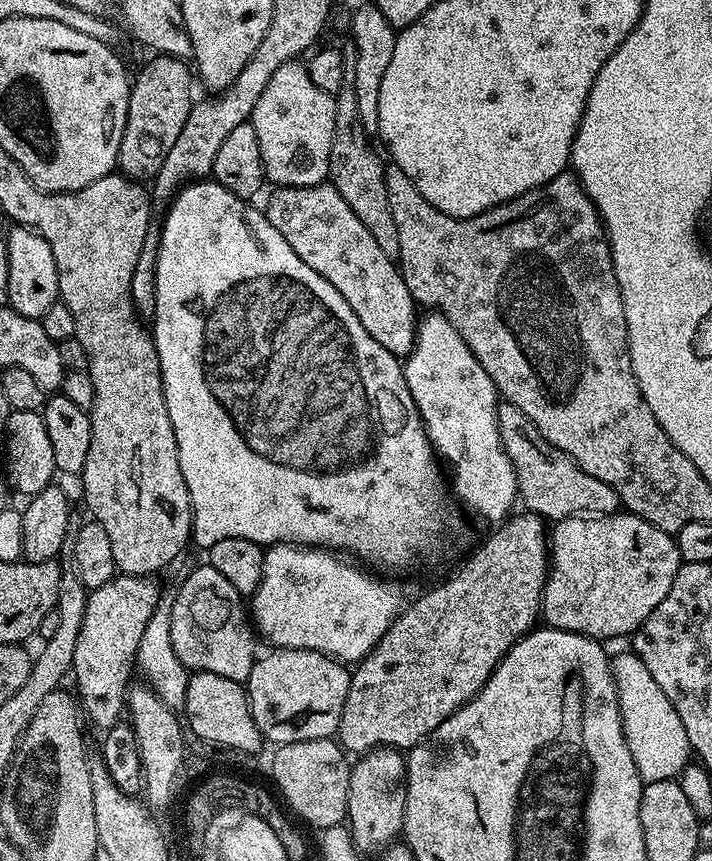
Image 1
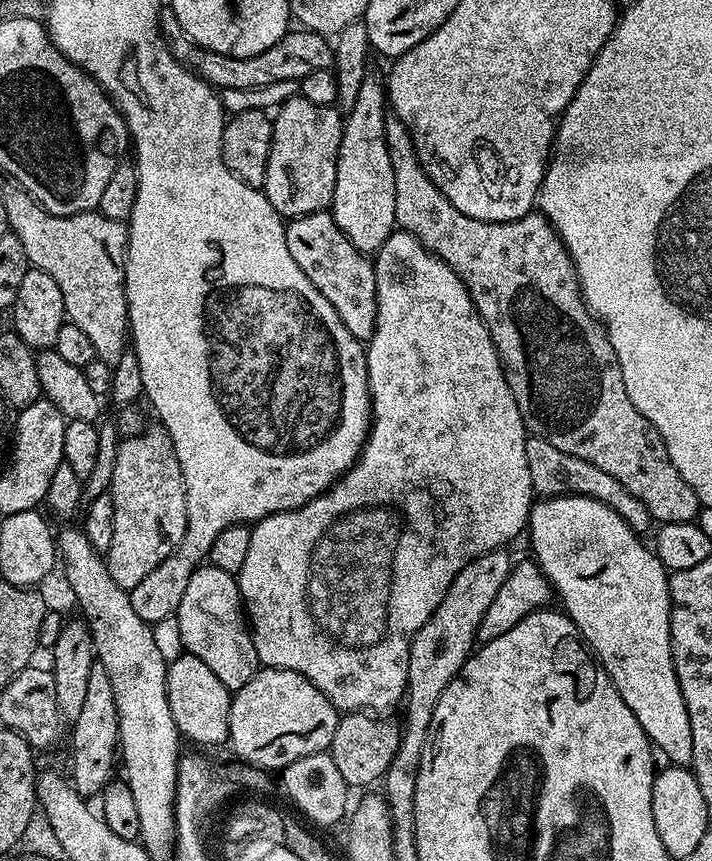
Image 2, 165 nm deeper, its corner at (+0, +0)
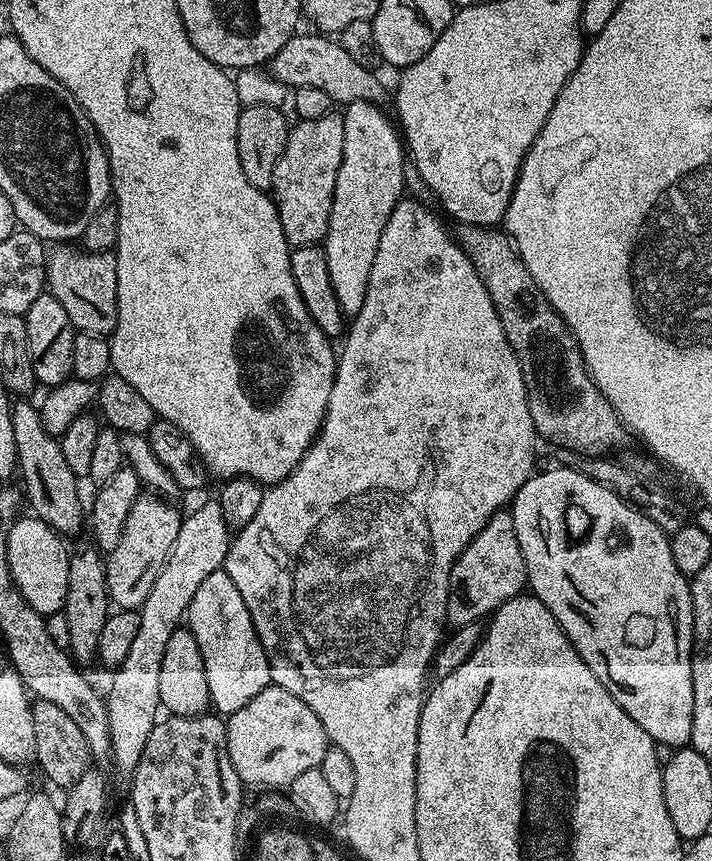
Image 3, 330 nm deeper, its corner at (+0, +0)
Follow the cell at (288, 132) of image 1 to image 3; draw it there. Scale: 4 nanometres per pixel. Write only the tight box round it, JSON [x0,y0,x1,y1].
[270,111,344,248]

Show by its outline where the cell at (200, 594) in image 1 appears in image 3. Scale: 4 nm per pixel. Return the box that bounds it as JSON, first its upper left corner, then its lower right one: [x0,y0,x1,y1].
[186,570,272,717]

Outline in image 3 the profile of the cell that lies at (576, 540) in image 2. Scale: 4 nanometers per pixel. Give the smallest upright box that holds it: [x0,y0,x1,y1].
[510,466,694,750]

